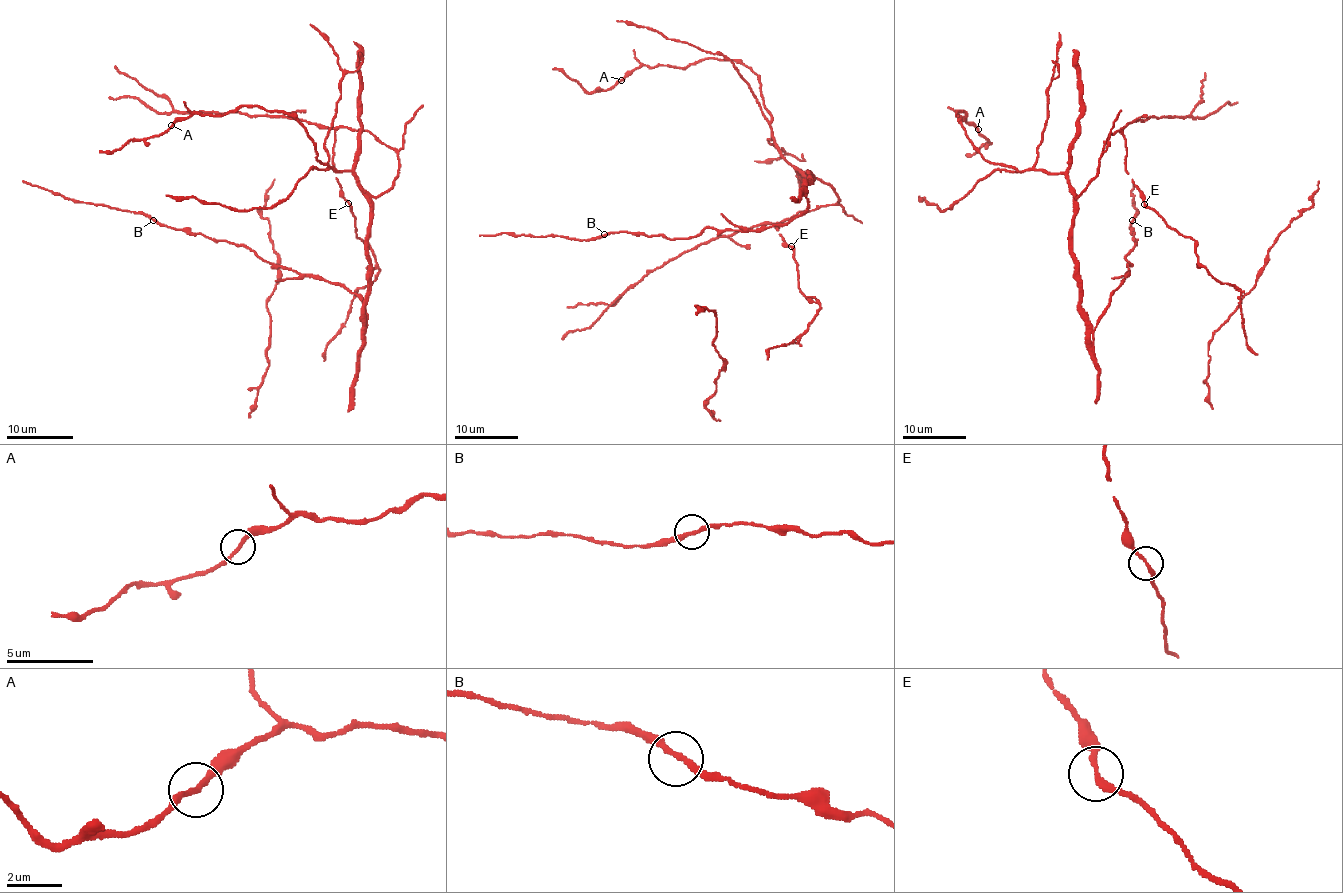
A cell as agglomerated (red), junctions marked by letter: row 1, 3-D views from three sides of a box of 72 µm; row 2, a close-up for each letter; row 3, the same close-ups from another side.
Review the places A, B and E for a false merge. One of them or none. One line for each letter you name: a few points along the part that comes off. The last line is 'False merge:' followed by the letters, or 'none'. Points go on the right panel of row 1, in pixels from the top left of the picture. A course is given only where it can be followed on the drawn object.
False merge: none

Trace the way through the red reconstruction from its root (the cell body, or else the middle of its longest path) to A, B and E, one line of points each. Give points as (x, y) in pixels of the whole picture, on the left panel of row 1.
A: (396, 153), (398, 177), (373, 197), (350, 172), (326, 168), (286, 113), (241, 105), (171, 125)
B: (396, 153), (398, 177), (371, 198), (365, 332), (363, 302), (343, 287), (273, 267), (241, 245), (153, 220)
E: (396, 153), (366, 130), (340, 127), (335, 132), (333, 170), (348, 203)

